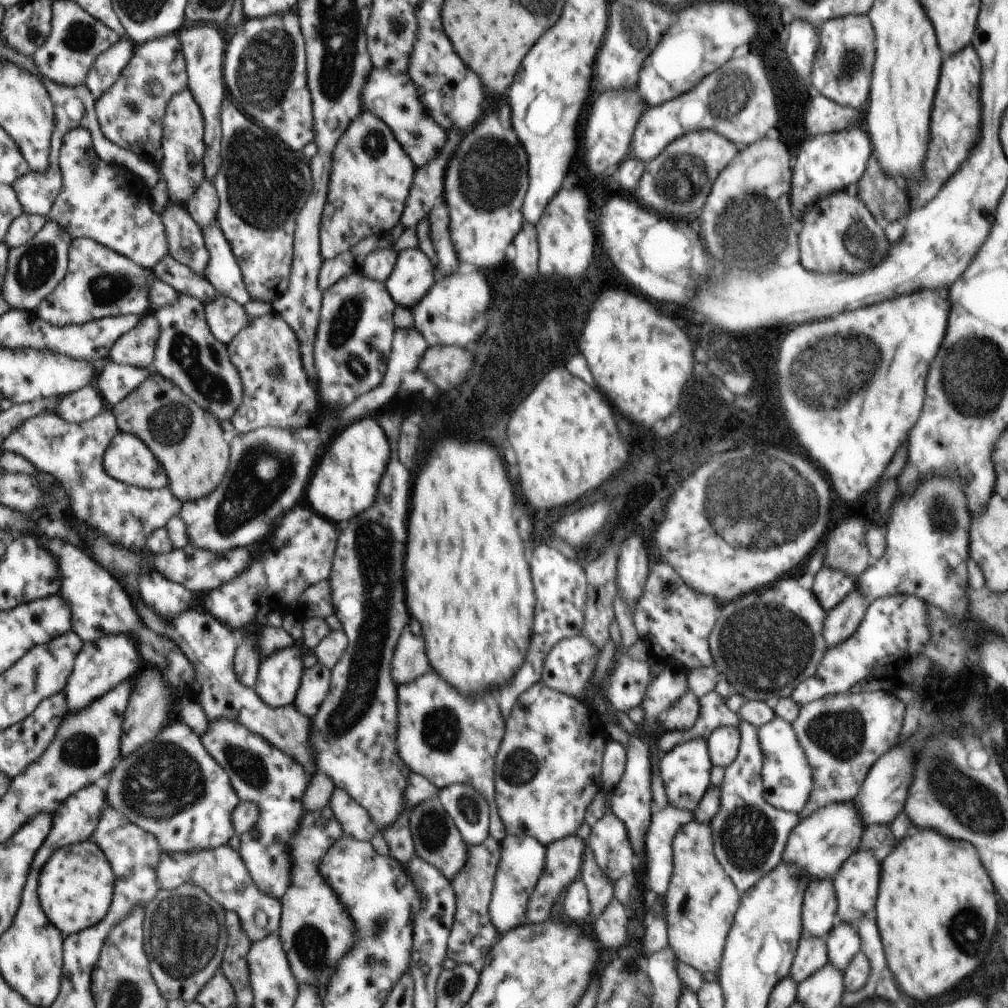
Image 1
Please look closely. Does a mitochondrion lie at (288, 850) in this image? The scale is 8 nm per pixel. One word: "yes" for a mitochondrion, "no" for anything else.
no

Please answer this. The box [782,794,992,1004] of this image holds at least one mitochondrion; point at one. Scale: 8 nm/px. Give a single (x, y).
(966, 931)

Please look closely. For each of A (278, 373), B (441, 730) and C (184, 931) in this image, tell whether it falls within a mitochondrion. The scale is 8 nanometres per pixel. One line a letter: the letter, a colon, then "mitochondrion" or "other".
A: mitochondrion
B: mitochondrion
C: mitochondrion

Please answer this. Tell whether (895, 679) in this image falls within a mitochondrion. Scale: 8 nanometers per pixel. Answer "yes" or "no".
no

